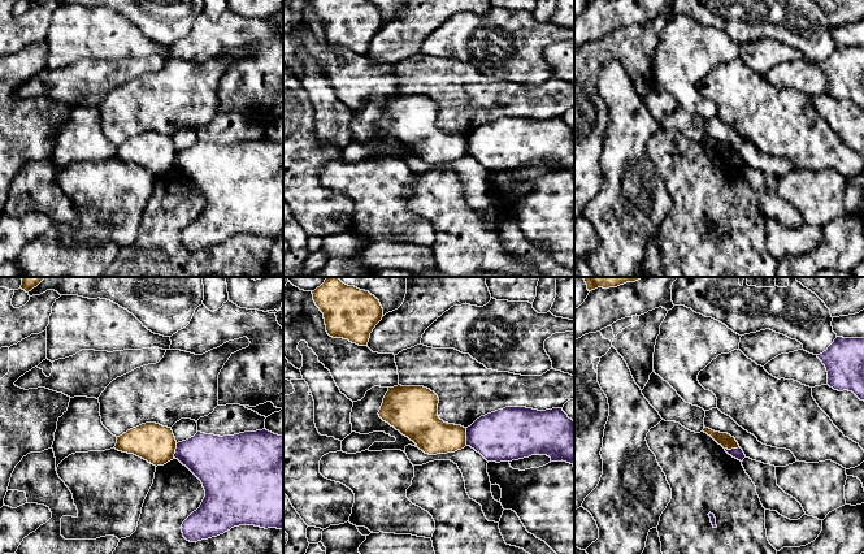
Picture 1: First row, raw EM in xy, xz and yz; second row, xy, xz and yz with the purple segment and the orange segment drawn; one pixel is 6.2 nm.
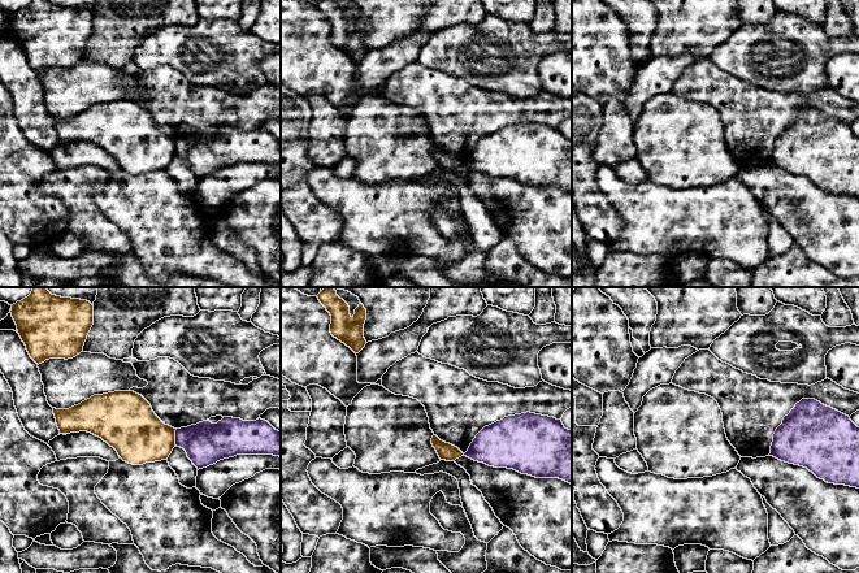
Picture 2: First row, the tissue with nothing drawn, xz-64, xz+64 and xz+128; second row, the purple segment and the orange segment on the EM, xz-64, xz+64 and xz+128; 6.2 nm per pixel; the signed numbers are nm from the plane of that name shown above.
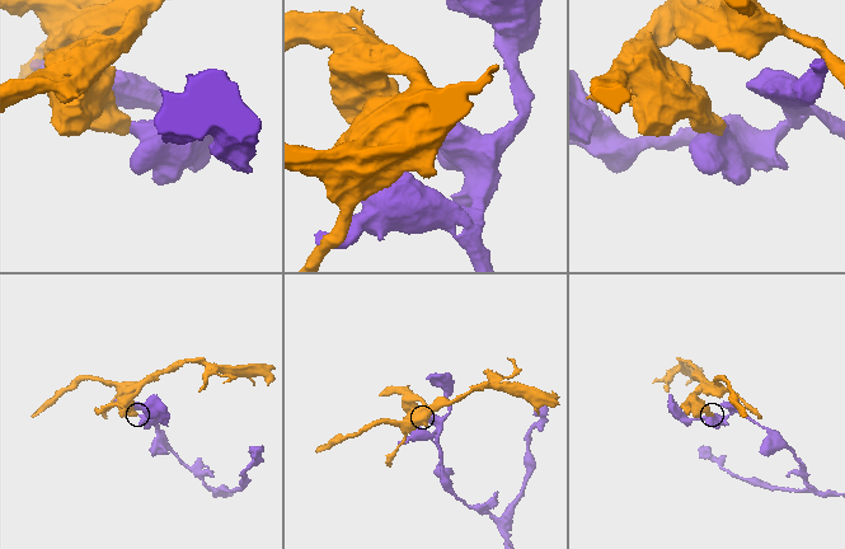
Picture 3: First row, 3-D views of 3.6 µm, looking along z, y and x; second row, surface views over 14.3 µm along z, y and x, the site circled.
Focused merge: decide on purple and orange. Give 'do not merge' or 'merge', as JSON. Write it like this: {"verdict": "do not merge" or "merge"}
{"verdict": "do not merge"}

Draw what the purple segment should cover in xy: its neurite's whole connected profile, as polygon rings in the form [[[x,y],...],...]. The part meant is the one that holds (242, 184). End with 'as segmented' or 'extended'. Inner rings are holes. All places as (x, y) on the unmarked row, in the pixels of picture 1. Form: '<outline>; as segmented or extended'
[[[266,138],[223,146],[197,140],[177,152],[174,166],[201,190],[205,199],[200,216],[182,233],[187,250],[217,246],[239,234],[283,237],[283,144]]]; as segmented

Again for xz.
[[[505,116],[468,135],[466,155],[487,170],[547,164],[551,170],[563,169],[574,176],[574,130],[563,117]]]; as segmented

